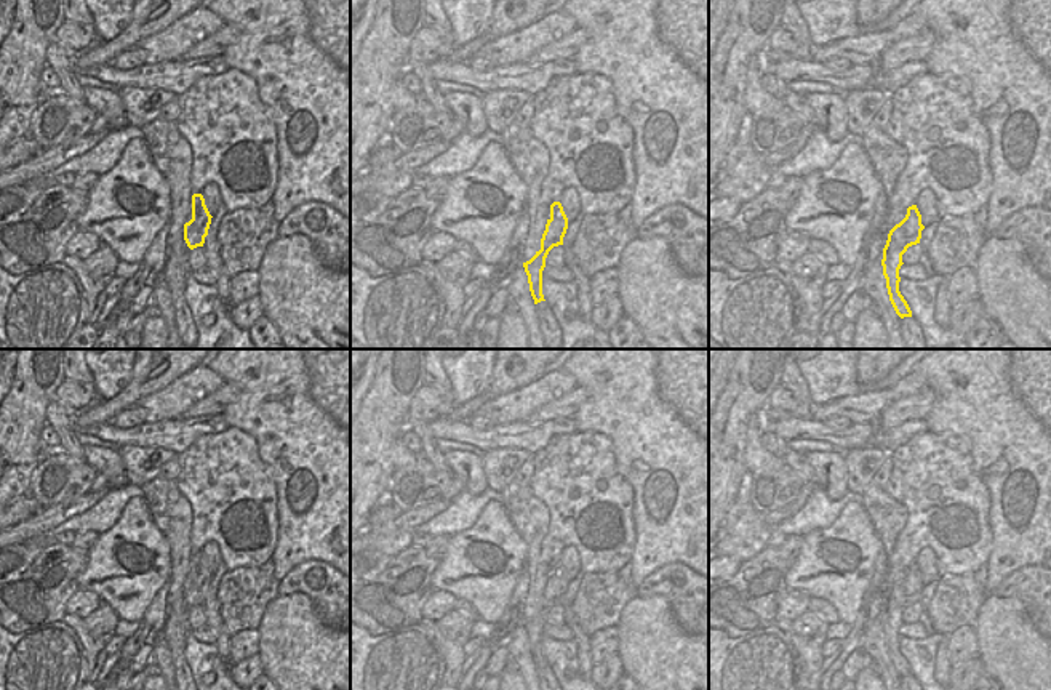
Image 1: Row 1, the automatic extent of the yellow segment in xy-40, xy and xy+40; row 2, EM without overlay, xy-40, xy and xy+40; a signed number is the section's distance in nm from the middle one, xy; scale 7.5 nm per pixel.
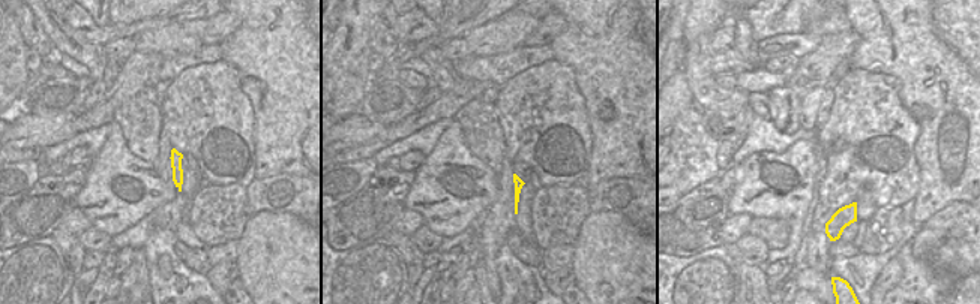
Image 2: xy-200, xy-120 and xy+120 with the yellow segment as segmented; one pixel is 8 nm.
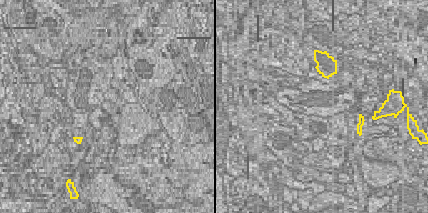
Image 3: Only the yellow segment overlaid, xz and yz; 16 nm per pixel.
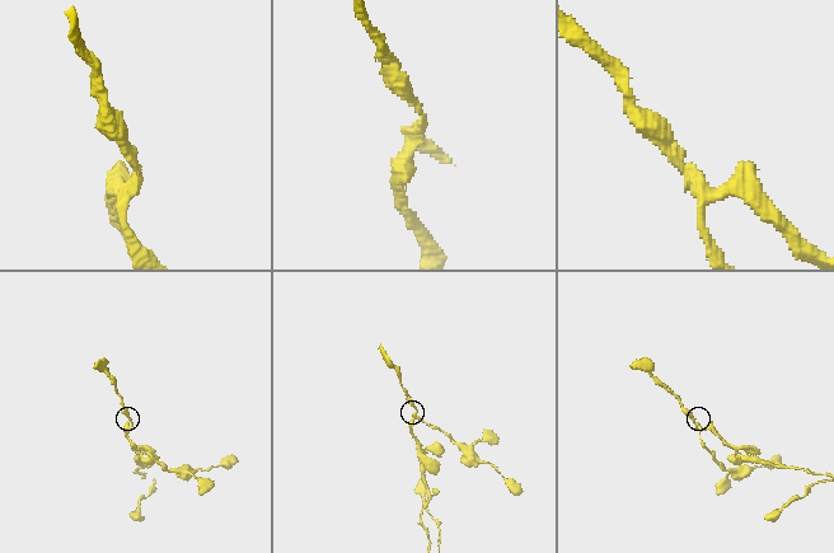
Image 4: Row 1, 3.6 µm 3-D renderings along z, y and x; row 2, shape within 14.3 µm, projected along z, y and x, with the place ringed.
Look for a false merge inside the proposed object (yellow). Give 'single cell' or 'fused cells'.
fused cells

